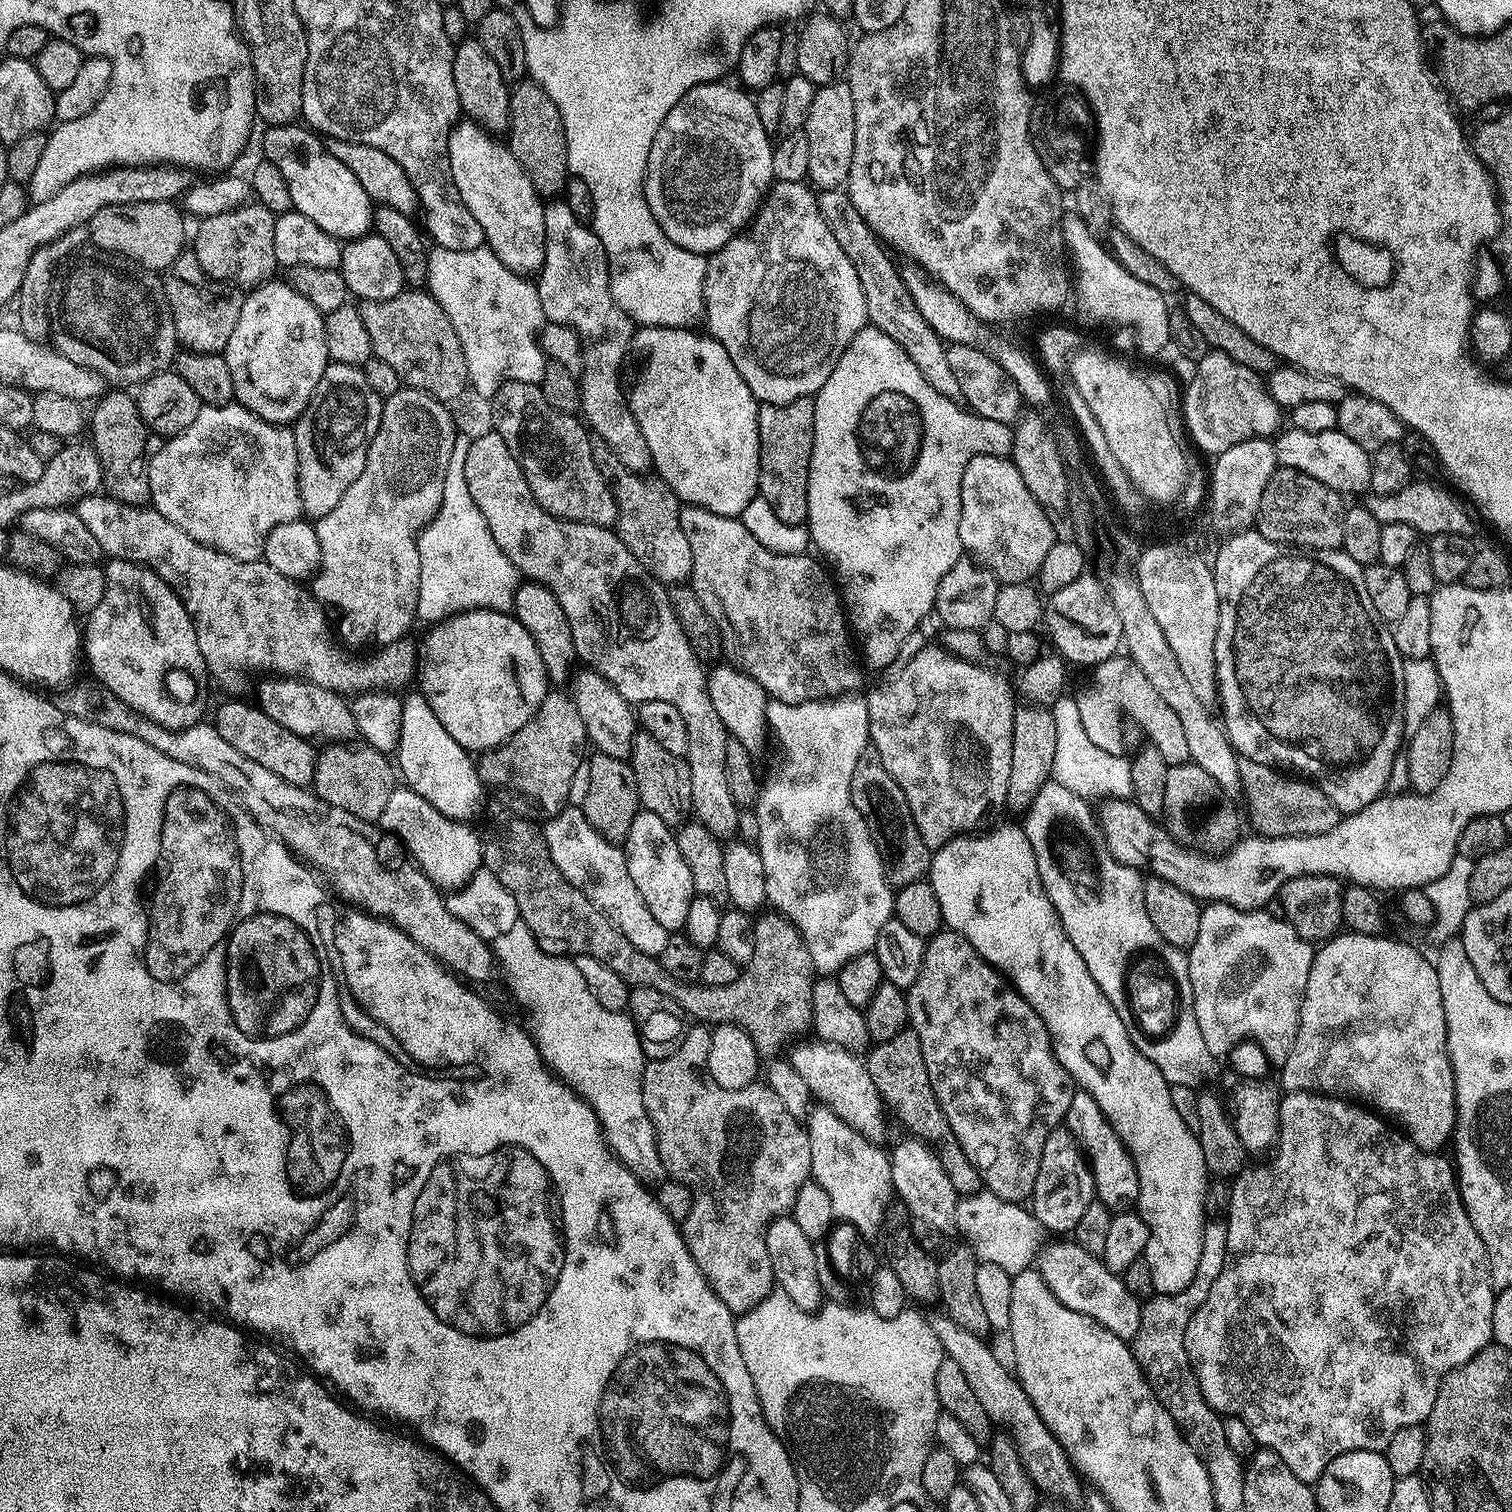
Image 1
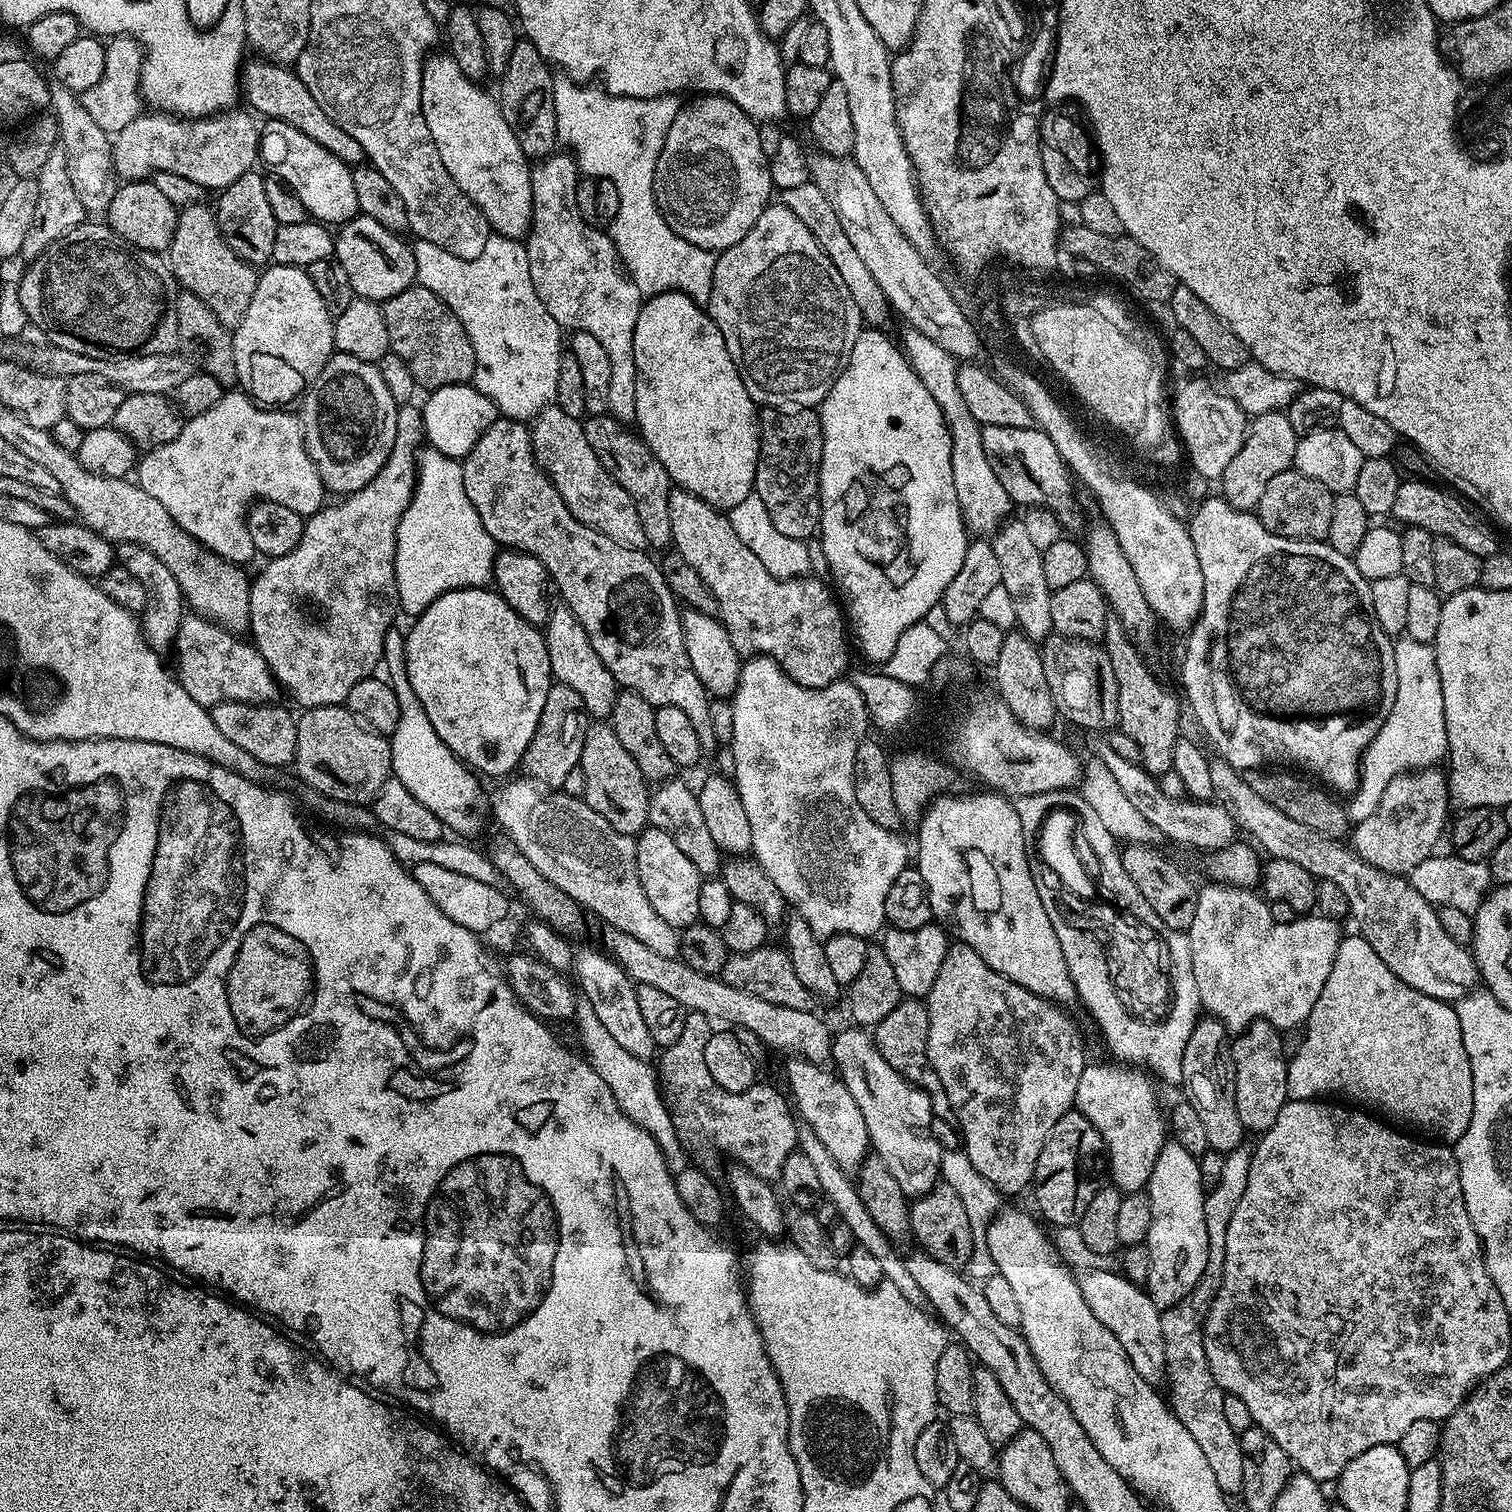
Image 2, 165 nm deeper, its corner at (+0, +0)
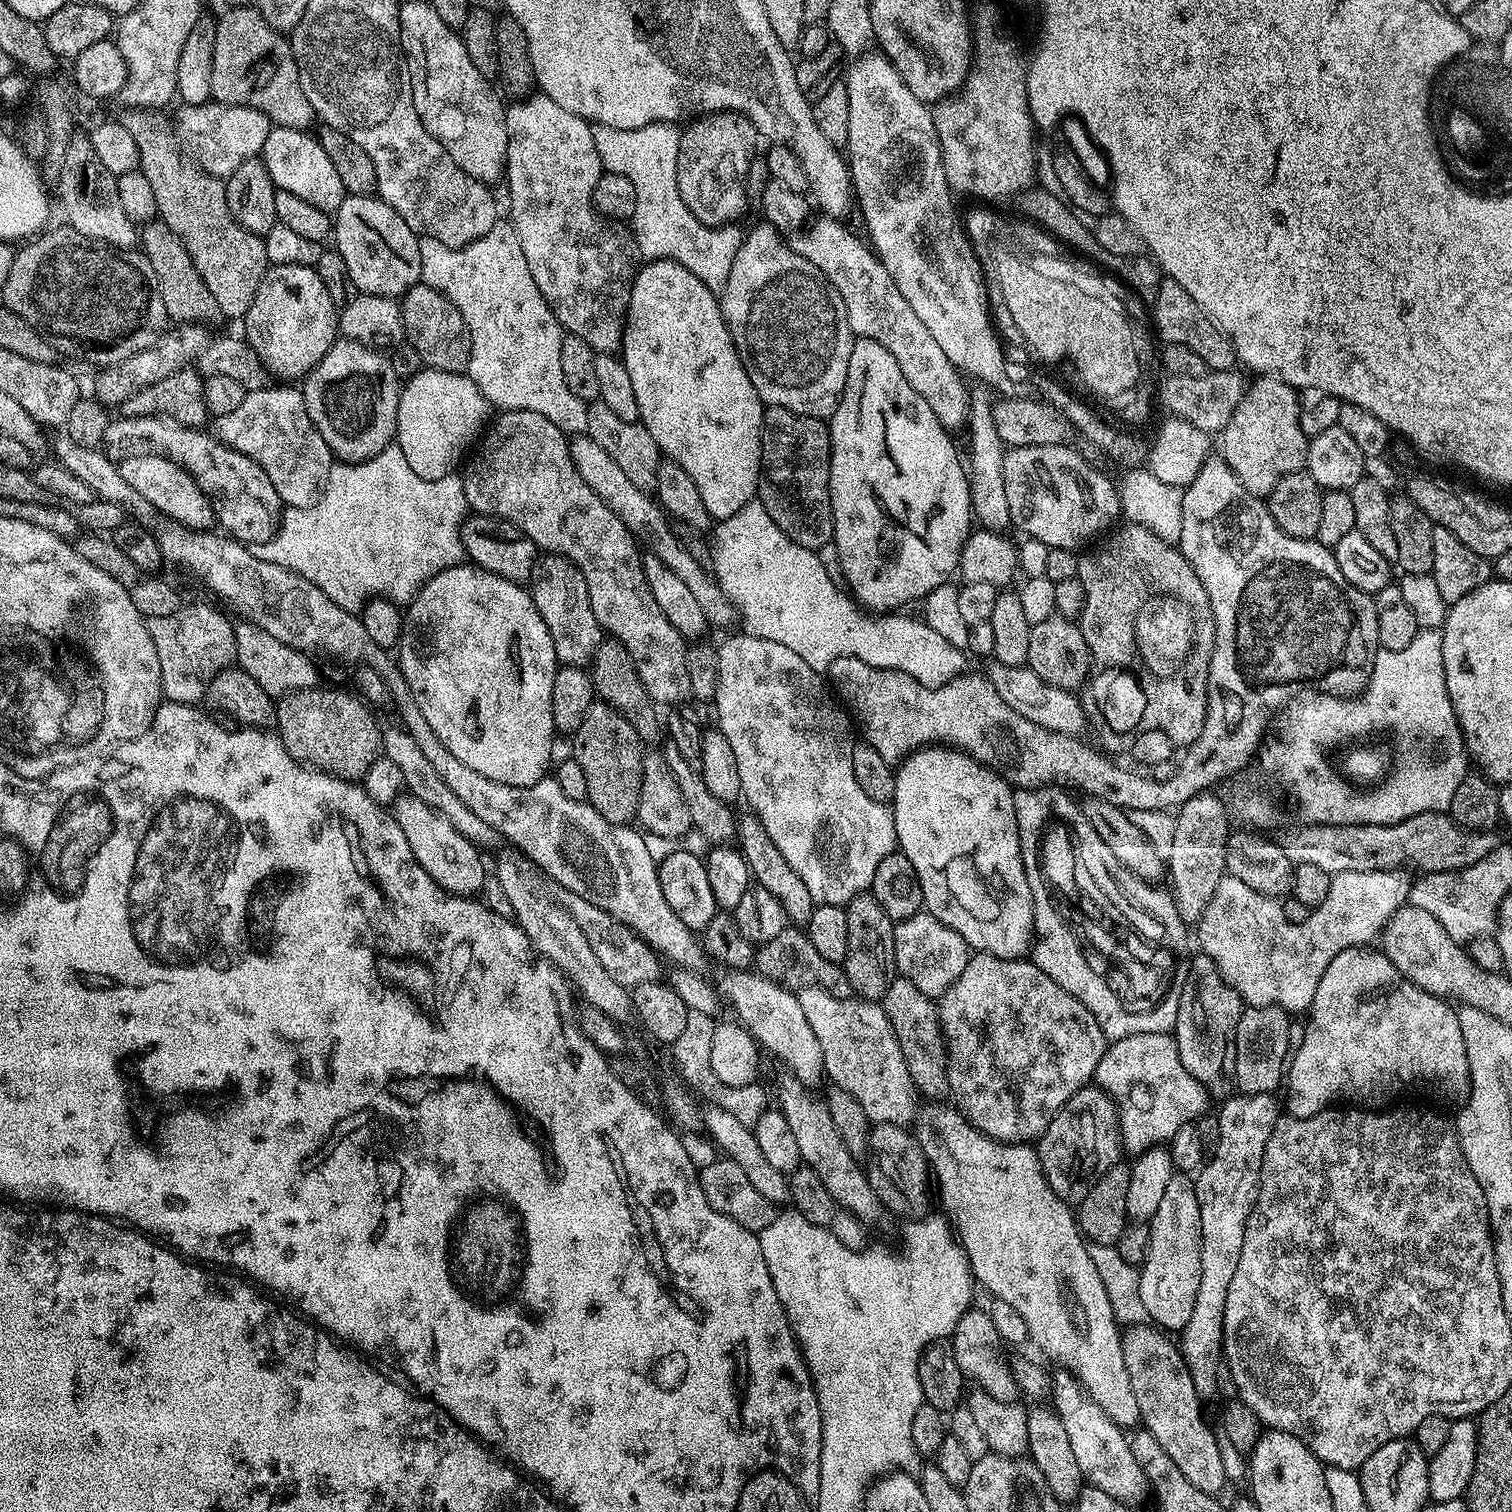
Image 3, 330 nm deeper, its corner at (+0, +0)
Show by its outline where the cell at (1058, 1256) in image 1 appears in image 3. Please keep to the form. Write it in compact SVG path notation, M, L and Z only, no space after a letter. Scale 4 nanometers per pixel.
M1132 1326L1123 1333L1122 1358L1130 1374L1134 1398L1138 1398L1140 1418L1146 1431L1158 1438L1158 1446L1174 1458L1174 1466L1186 1474L1186 1479L1194 1482L1198 1490L1216 1494L1224 1484L1221 1441L1214 1428L1212 1433L1211 1426L1204 1421L1204 1412L1200 1409L1202 1397L1194 1390L1194 1378L1190 1378L1190 1370L1179 1347L1167 1338L1156 1326Z

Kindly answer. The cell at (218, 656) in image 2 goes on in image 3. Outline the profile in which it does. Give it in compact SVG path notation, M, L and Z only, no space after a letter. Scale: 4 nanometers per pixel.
M185 603L174 614L166 614L166 618L147 618L150 638L154 638L154 650L158 650L160 691L165 701L199 705L204 700L209 682L219 672L236 664L233 621L228 621L223 616L225 613L216 608L208 604Z

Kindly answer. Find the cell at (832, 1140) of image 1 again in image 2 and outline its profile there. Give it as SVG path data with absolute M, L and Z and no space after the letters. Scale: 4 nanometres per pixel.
M793 1055L789 1060L792 1061L788 1064L787 1091L799 1119L818 1134L819 1141L830 1150L838 1166L845 1170L859 1168L864 1157L869 1155L870 1145L866 1122L862 1118L862 1110L858 1110L858 1102L854 1102L850 1090L831 1067L828 1069L823 1063L805 1060L798 1055Z

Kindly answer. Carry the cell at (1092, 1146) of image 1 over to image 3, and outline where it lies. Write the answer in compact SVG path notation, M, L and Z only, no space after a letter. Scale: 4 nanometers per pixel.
M1169 1033L1130 1034L1121 1040L1111 1041L1111 1043L1105 1047L1104 1053L1102 1054L1102 1062L1098 1062L1098 1070L1096 1071L1094 1080L1098 1087L1100 1087L1101 1090L1116 1103L1116 1113L1120 1115L1120 1142L1125 1153L1132 1152L1131 1154L1139 1154L1146 1152L1151 1148L1159 1148L1167 1145L1177 1134L1180 1126L1184 1126L1186 1123L1193 1123L1199 1120L1201 1116L1205 1115L1207 1108L1204 1107L1210 1103L1208 1091L1193 1078L1190 1074L1190 1070L1186 1070L1186 1066L1182 1066L1182 1058L1176 1049L1175 1039L1173 1039Z

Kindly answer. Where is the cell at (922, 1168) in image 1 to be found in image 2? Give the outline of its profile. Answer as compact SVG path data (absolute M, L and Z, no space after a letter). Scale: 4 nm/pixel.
M860 1026L847 1027L832 1037L832 1060L854 1102L858 1102L858 1110L862 1110L871 1151L886 1162L890 1174L898 1178L898 1186L902 1186L905 1196L925 1196L941 1179L942 1144L932 1133L934 1102L878 1054L871 1031Z

